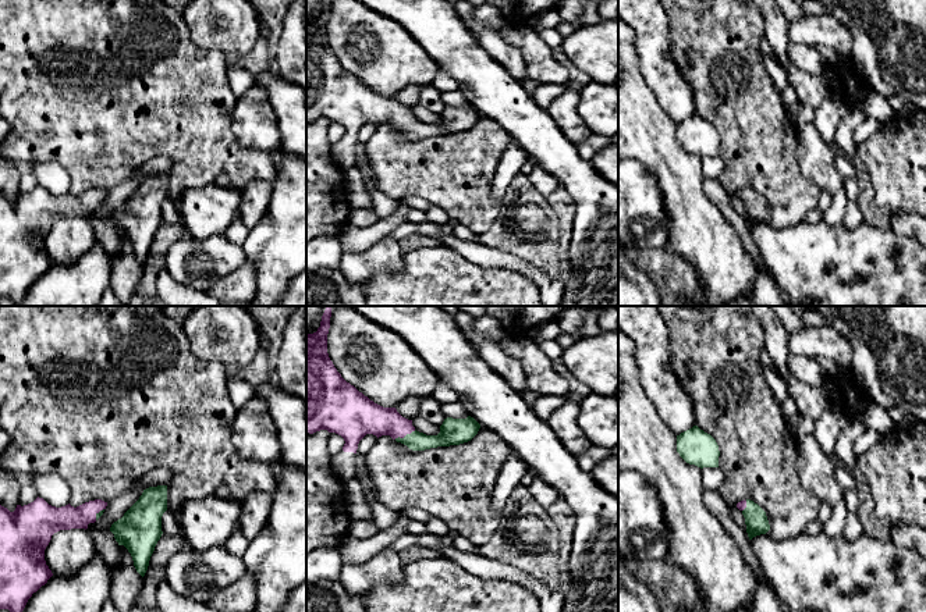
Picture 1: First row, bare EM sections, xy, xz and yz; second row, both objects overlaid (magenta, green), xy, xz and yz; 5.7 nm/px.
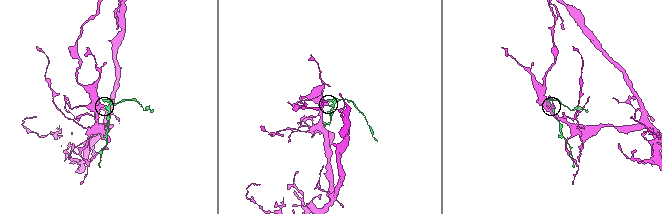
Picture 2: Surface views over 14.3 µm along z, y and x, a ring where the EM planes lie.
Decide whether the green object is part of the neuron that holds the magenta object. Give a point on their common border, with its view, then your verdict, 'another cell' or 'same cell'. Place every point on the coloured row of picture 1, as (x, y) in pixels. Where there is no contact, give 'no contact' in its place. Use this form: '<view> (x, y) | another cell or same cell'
xz (404, 436) | same cell

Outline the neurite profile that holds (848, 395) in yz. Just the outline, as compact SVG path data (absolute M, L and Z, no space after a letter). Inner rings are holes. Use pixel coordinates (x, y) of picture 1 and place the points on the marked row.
M855 374L848 376L826 376L834 384L833 396L829 399L842 413L852 419L855 412L865 409L866 401L870 399L868 392L862 388Z

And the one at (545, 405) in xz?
M540 395L532 399L532 409L543 420L547 421L551 413L570 399L570 395Z

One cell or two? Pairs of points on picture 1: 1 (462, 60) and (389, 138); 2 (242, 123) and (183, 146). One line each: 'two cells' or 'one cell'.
1: two cells
2: two cells

